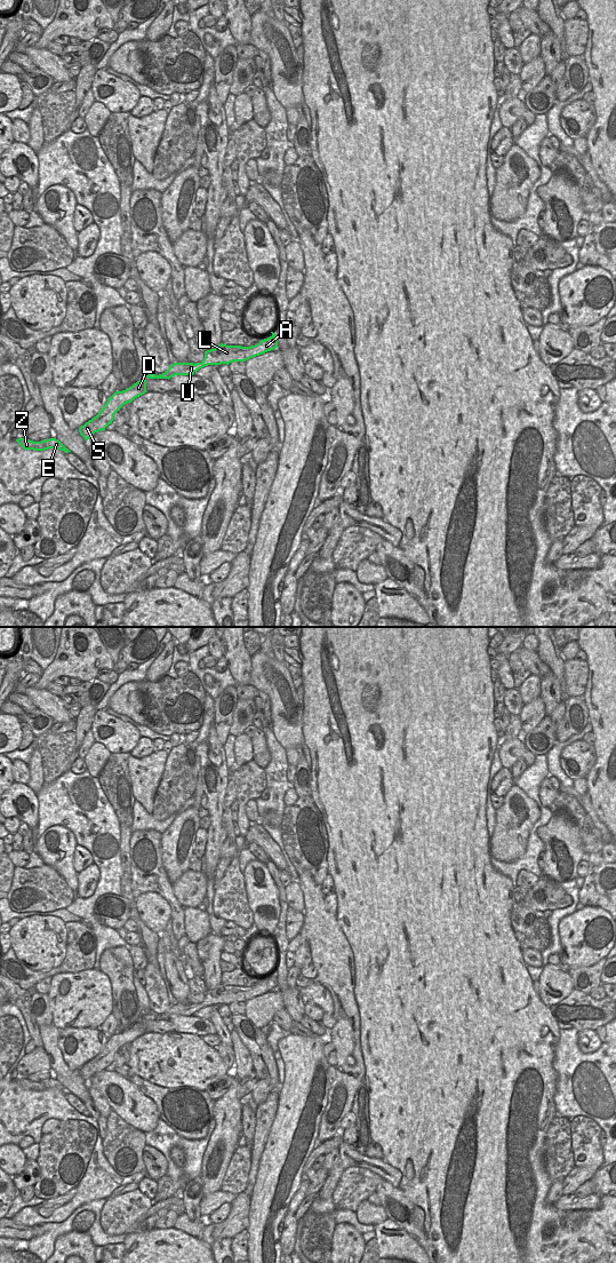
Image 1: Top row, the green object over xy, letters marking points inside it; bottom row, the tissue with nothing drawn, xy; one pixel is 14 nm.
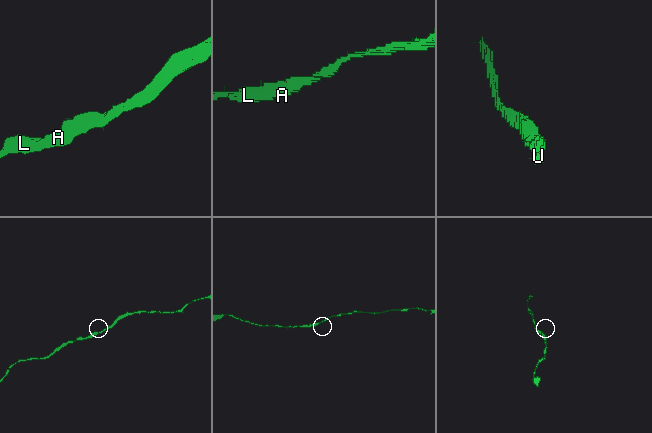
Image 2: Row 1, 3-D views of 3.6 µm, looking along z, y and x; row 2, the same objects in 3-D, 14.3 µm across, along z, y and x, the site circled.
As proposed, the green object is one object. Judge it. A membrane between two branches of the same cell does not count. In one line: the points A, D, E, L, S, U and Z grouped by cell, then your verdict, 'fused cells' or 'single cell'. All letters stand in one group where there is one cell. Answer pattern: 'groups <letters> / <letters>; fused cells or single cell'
groups A D E L S U Z; single cell

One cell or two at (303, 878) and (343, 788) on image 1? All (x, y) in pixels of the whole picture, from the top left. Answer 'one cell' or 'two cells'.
two cells

